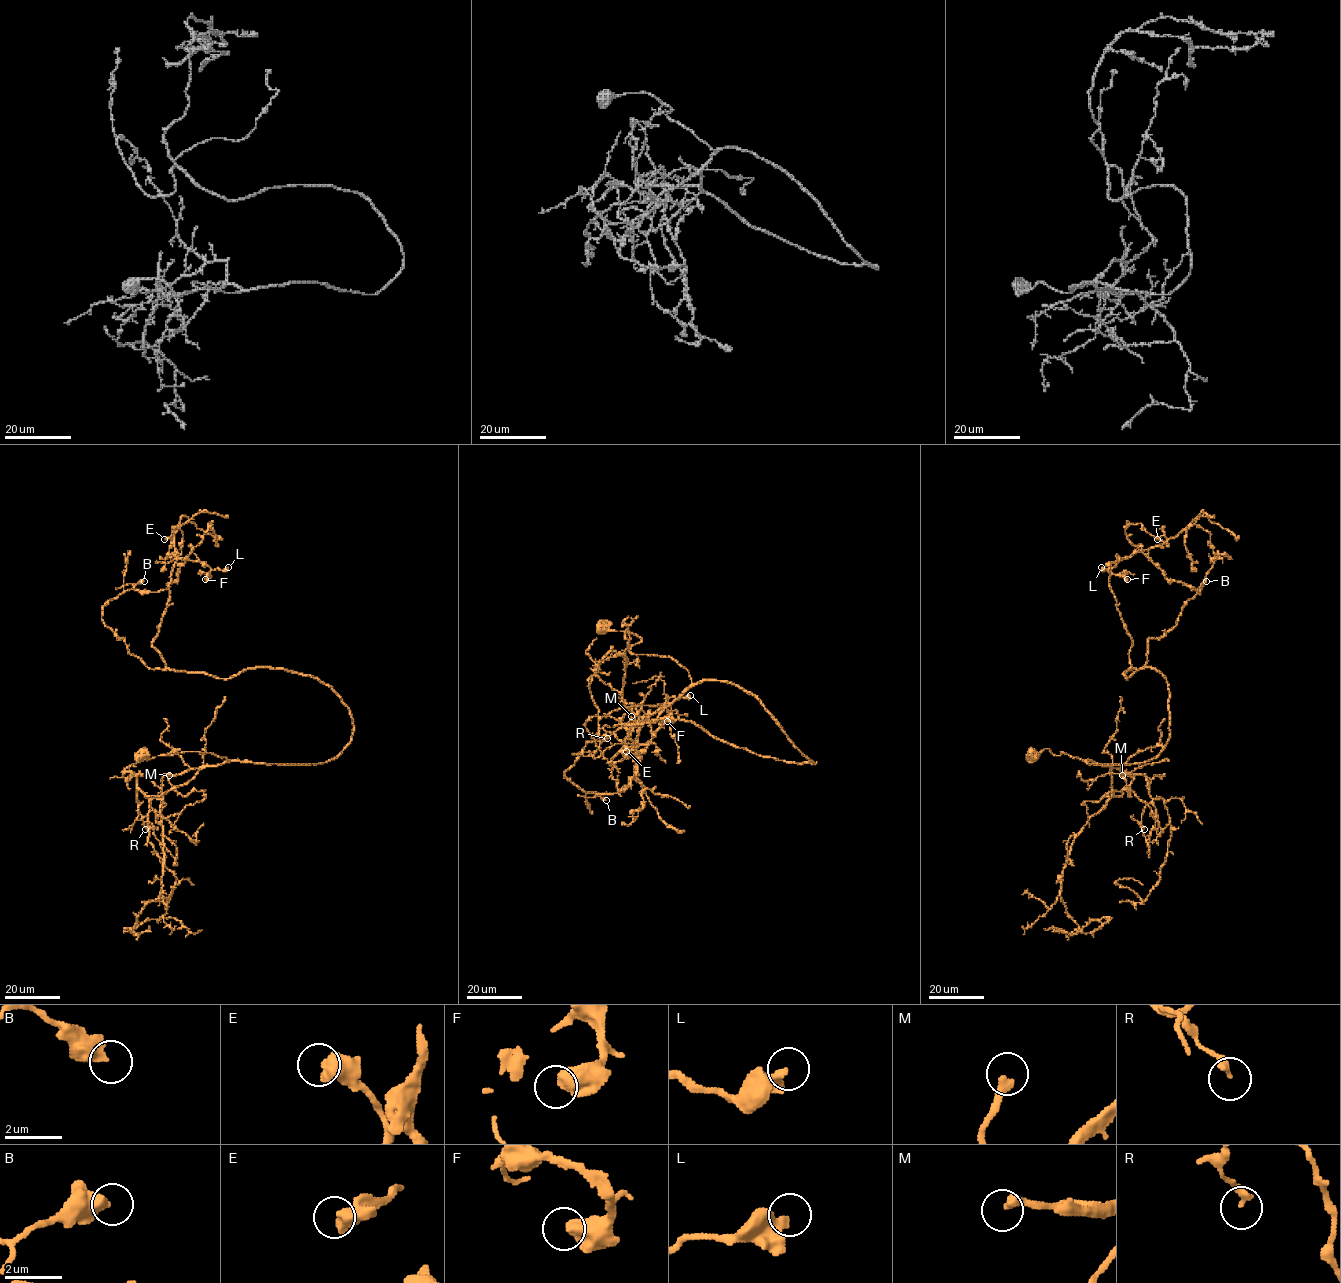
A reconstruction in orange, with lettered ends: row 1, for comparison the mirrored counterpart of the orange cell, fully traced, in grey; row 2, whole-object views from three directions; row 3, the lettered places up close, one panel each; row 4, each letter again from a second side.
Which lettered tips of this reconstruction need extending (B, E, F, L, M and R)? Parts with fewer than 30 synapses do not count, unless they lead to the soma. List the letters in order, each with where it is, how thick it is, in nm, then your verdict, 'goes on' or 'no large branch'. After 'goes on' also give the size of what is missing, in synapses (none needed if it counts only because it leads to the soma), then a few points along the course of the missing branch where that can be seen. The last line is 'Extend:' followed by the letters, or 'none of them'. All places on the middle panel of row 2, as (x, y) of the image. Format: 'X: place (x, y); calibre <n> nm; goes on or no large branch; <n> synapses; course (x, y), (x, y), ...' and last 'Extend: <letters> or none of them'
B: place (606, 800); calibre 480 nm; no large branch
E: place (626, 751); calibre 600 nm; no large branch
F: place (667, 721); calibre 600 nm; no large branch
L: place (690, 695); calibre 400 nm; no large branch
M: place (631, 716); calibre 320 nm; goes on; 50 synapses; course (631, 716), (637, 705), (639, 687), (647, 674), (627, 643), (638, 637)
R: place (607, 738); calibre 260 nm; no large branch
Extend: M

